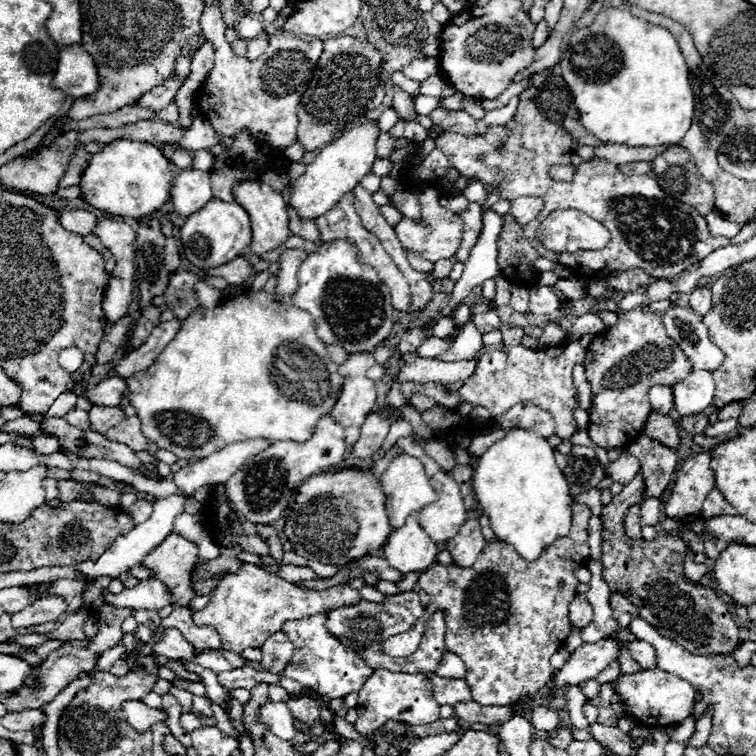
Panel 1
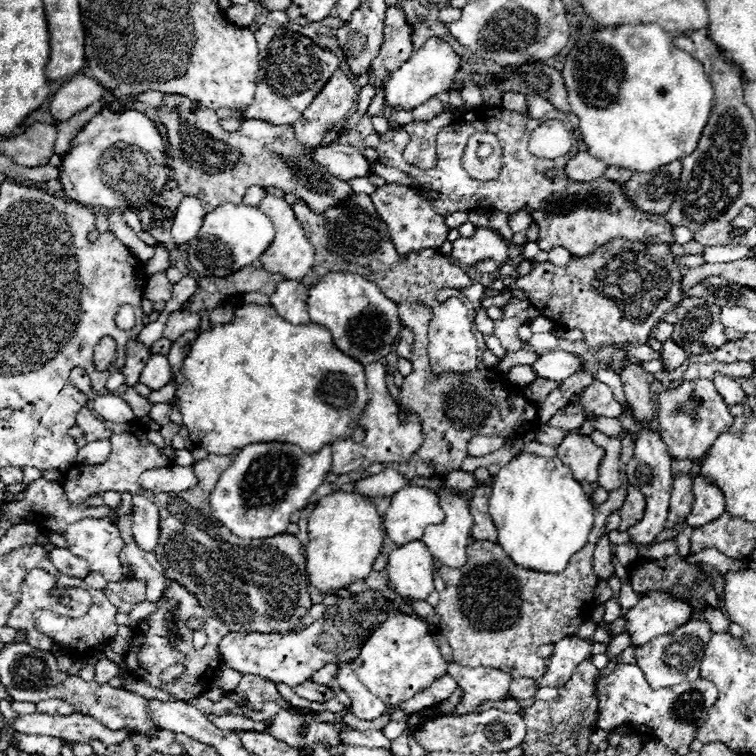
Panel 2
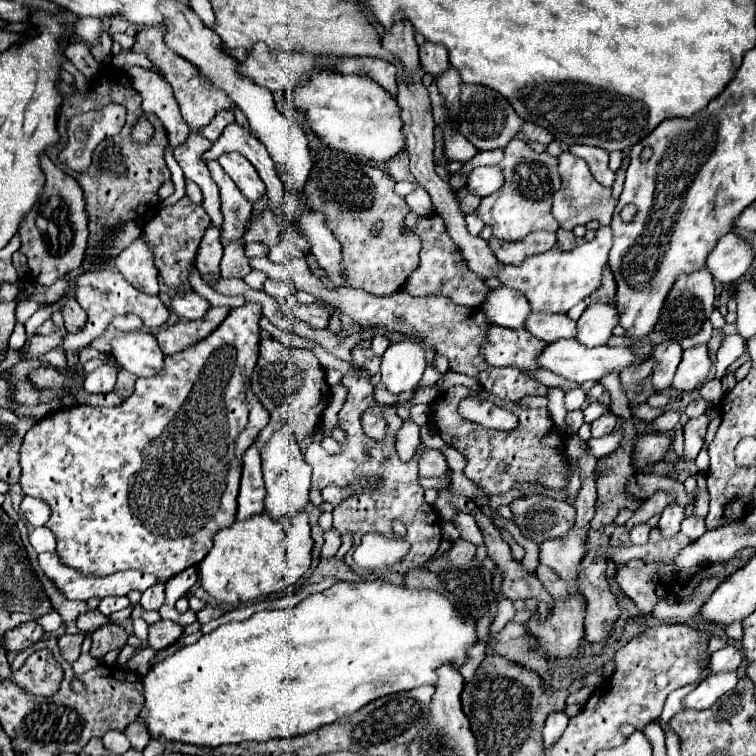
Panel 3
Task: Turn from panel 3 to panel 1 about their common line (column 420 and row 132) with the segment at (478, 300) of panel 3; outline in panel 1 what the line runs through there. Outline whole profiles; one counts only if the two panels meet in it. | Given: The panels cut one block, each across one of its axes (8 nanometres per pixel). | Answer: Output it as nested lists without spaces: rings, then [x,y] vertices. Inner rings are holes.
[[[206,2],[206,10],[200,18],[202,34],[214,44],[214,66],[206,74],[200,90],[196,92],[198,116],[206,118],[218,134],[234,138],[242,130],[250,130],[252,136],[260,136],[274,150],[286,150],[296,142],[298,116],[296,108],[310,82],[316,60],[322,54],[320,40],[300,40],[286,34],[270,34],[270,46],[258,60],[236,56],[232,46],[224,38],[224,20],[220,10]]]

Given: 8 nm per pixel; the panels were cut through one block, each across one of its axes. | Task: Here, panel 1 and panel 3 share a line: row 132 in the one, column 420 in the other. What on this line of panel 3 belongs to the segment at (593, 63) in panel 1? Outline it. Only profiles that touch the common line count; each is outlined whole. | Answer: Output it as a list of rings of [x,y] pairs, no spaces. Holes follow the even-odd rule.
[[[372,580],[372,582],[336,582],[324,592],[312,594],[300,604],[296,604],[290,610],[262,610],[250,616],[244,622],[228,622],[216,628],[210,634],[200,636],[198,642],[180,648],[176,654],[160,660],[142,680],[144,684],[144,704],[138,716],[146,722],[148,734],[154,740],[160,742],[182,742],[182,744],[194,744],[194,746],[220,746],[220,744],[240,744],[240,742],[268,742],[274,738],[296,738],[300,734],[312,732],[318,726],[330,724],[346,714],[358,712],[368,702],[382,698],[386,694],[396,694],[402,690],[412,690],[422,684],[434,684],[436,682],[436,668],[440,664],[454,664],[460,668],[468,656],[466,648],[474,646],[478,642],[476,636],[476,624],[468,622],[458,614],[458,610],[438,592],[432,590],[410,590],[404,586],[394,586],[384,580]]]

